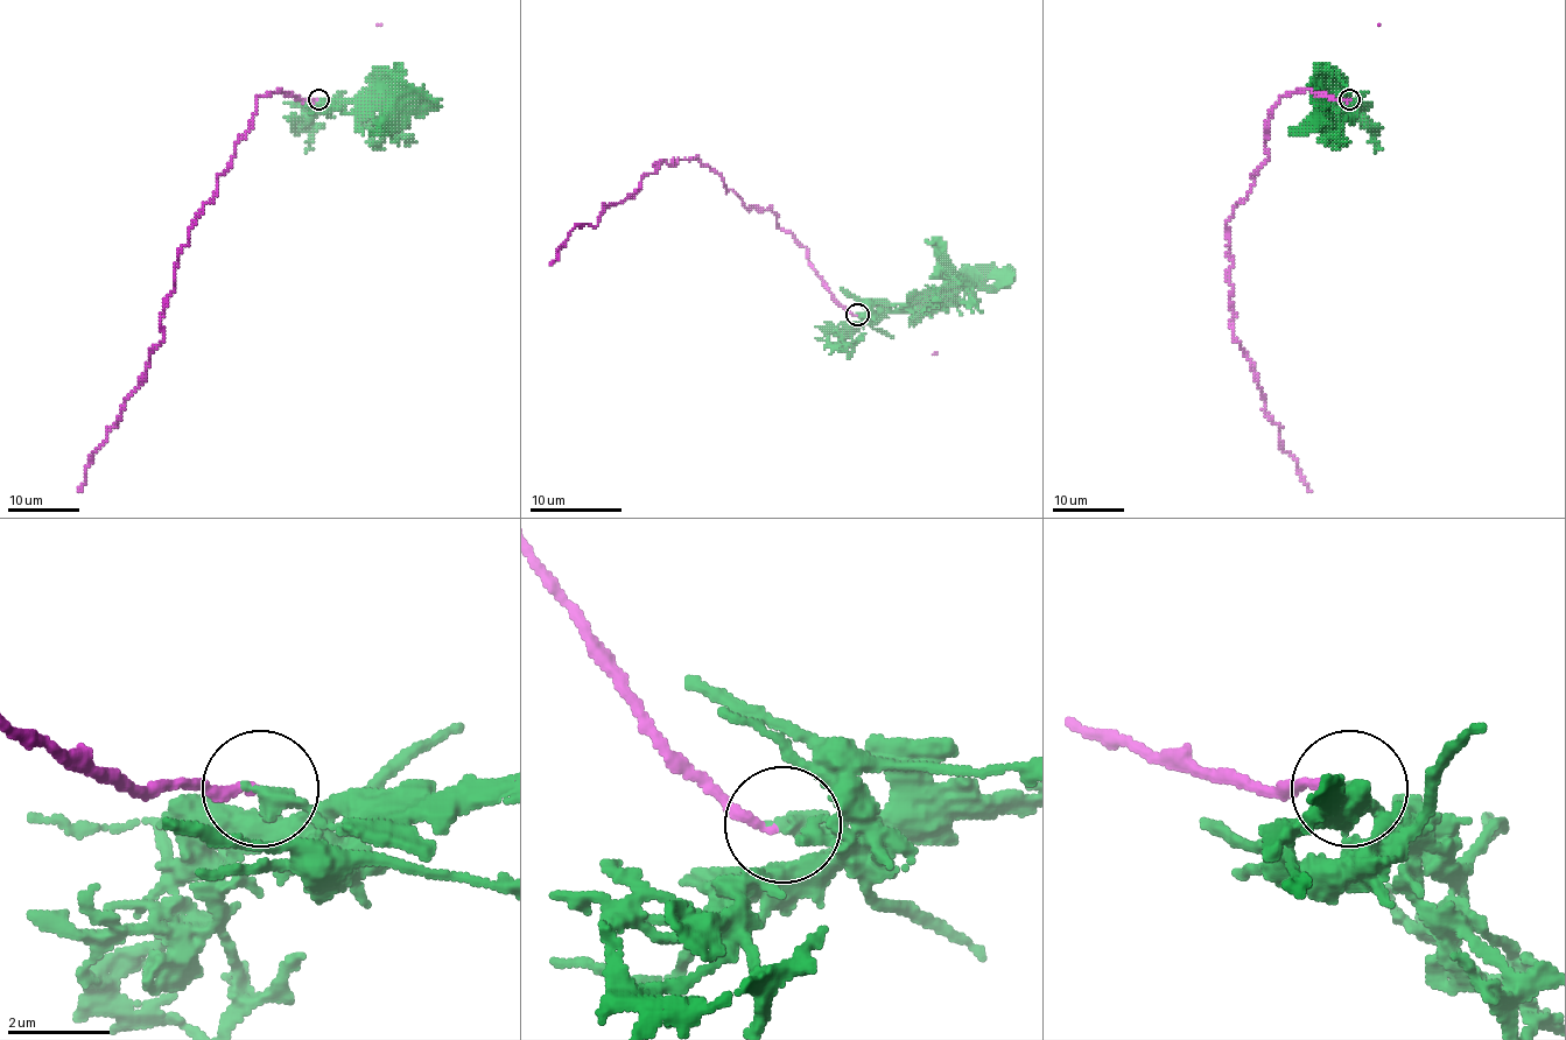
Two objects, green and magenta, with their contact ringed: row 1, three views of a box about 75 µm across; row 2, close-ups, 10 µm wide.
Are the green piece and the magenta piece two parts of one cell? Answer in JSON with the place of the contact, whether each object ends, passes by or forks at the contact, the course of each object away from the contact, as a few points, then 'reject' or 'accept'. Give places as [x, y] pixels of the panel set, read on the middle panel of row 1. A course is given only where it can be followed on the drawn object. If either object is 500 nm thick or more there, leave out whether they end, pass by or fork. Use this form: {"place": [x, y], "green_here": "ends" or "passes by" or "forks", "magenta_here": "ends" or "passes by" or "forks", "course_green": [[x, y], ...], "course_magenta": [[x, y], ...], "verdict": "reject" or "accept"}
{"place": [857, 315], "green_here": "ends", "magenta_here": "ends", "course_green": [[856, 315], [884, 317], [920, 306], [953, 279], [1001, 279], [1015, 269]], "course_magenta": [[856, 315], [772, 210], [749, 210], [696, 157], [654, 163], [549, 265]], "verdict": "reject"}

